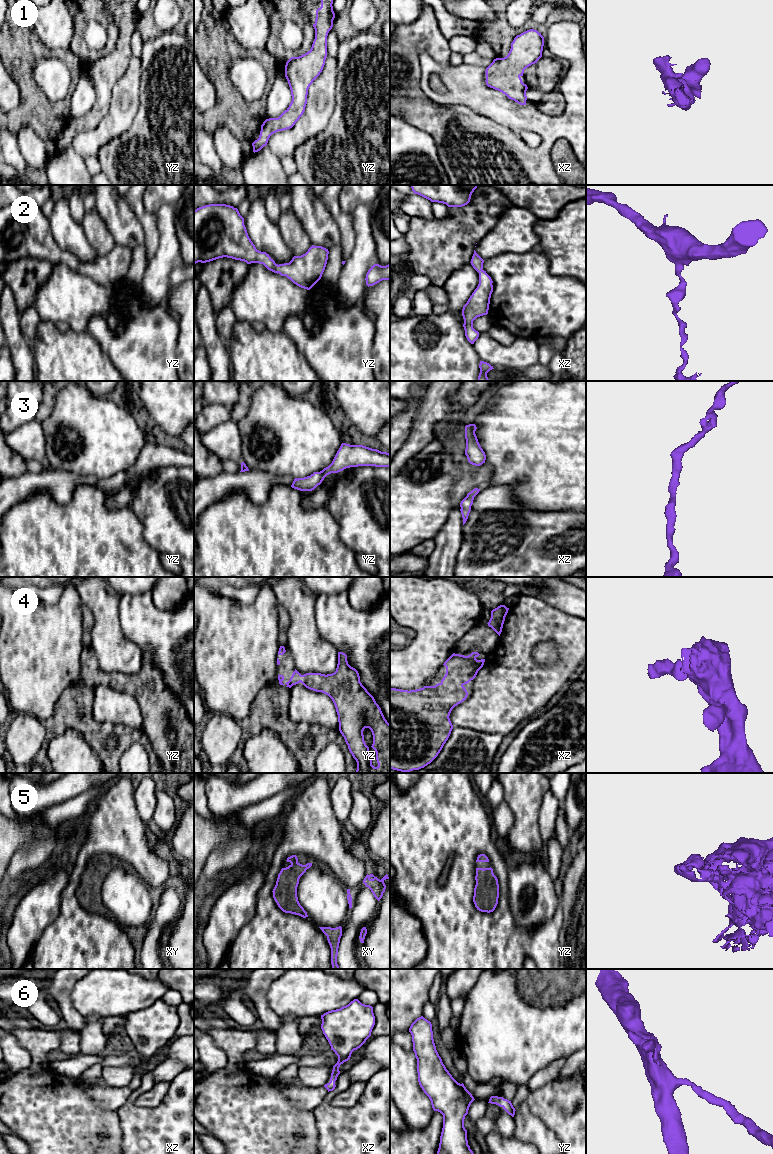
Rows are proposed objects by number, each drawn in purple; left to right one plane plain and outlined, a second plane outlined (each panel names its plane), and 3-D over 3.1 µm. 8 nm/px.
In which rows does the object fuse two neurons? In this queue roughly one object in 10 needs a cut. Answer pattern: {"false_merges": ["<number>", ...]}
{"false_merges": []}

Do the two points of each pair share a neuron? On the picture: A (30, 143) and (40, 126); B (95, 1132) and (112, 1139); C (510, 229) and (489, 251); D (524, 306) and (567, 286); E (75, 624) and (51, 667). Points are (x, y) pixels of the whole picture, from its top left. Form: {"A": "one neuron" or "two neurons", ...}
{"A": "two neurons", "B": "one neuron", "C": "one neuron", "D": "one neuron", "E": "one neuron"}

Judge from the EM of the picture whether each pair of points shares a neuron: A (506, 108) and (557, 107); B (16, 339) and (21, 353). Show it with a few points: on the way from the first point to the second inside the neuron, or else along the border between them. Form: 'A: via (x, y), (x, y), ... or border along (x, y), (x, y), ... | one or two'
A: border along (532, 102), (541, 111), (549, 115), (559, 116) | two
B: via (16, 342), (20, 350) | one

